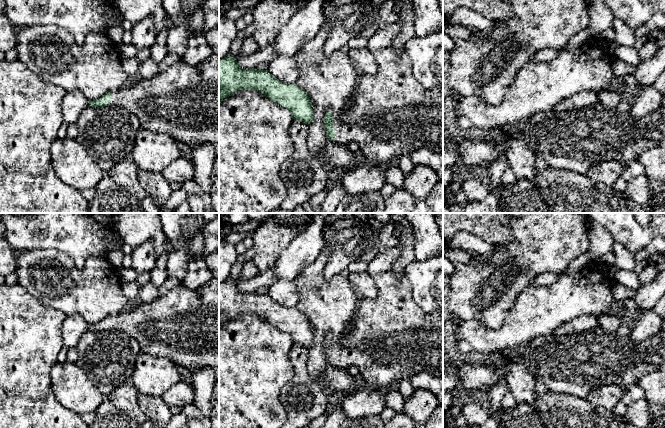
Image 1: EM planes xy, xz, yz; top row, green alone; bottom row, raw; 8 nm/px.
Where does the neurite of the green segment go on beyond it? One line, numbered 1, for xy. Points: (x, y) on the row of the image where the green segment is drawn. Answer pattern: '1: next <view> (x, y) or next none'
1: next xy (183, 101)

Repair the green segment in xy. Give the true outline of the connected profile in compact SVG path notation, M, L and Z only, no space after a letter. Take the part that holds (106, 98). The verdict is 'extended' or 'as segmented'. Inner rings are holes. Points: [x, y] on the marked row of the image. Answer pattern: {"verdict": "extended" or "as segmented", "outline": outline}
{"verdict": "extended", "outline": "M214 28L204 35L212 54L198 65L189 66L178 59L156 76L108 92L91 101L90 106L122 107L137 117L140 128L168 134L192 150L203 144L211 144L219 155L219 30Z"}

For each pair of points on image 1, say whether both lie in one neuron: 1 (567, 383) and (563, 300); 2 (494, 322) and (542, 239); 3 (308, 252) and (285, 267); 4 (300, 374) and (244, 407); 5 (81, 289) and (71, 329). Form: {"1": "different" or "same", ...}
{"1": "different", "2": "same", "3": "same", "4": "different", "5": "different"}

